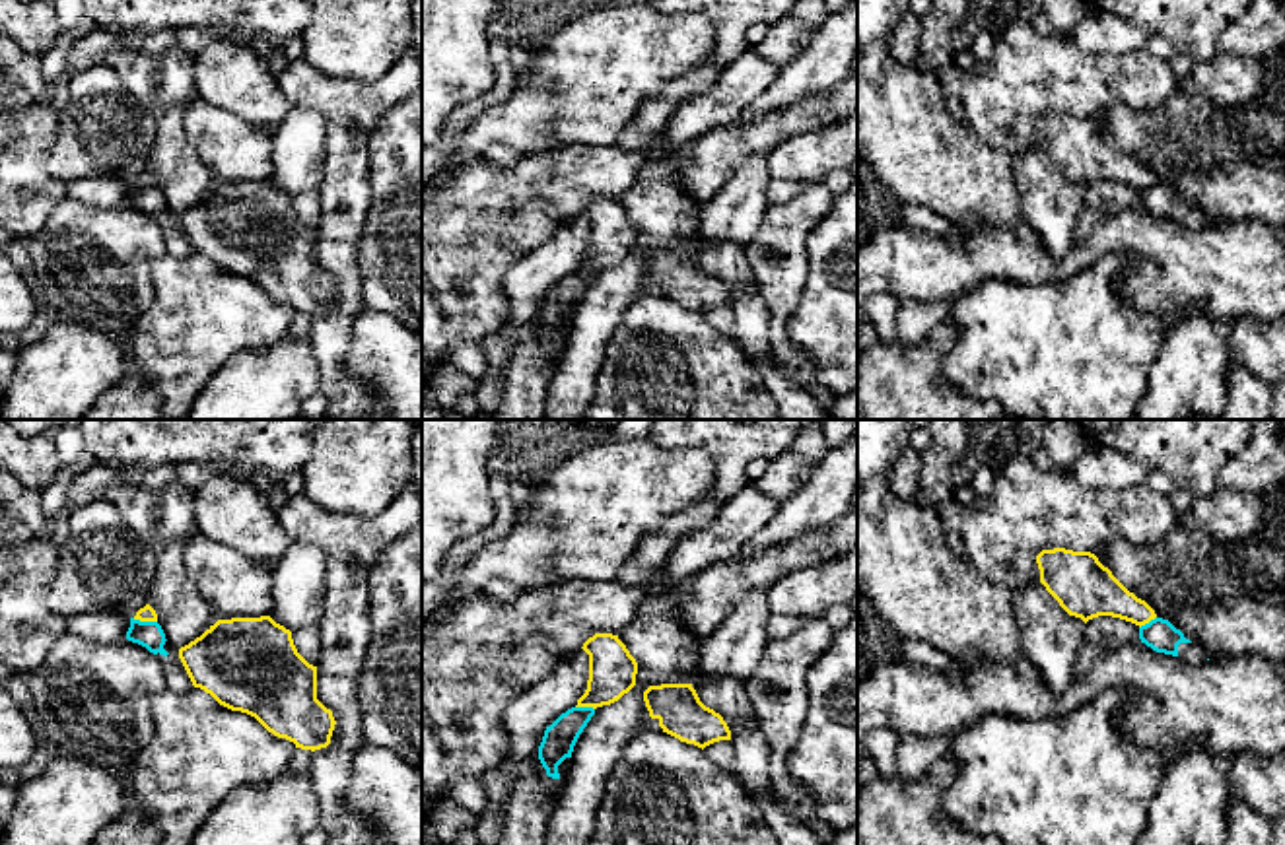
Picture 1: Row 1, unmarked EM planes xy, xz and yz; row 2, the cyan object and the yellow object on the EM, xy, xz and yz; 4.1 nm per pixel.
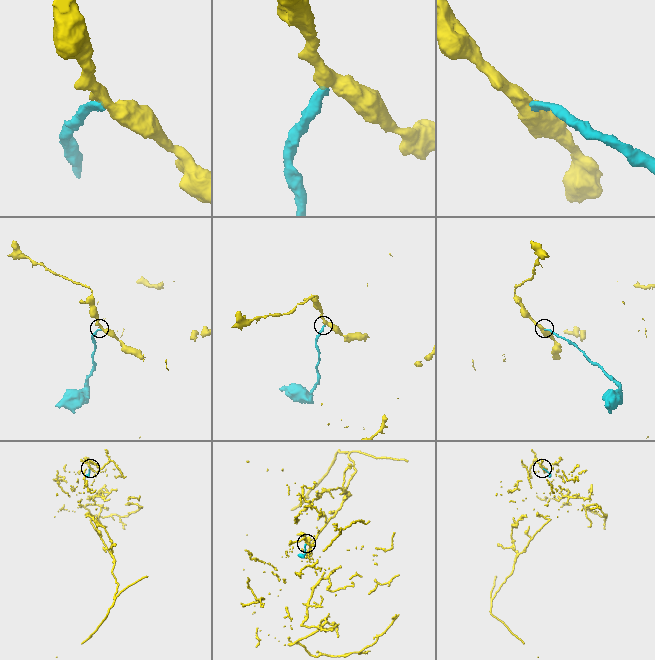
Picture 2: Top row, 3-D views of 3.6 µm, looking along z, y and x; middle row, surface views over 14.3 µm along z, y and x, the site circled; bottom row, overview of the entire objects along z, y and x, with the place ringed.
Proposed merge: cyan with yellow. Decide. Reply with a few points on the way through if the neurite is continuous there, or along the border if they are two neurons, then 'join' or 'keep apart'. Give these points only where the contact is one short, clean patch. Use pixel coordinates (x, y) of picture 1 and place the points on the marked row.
border along xy (133, 618), (156, 622); keep apart

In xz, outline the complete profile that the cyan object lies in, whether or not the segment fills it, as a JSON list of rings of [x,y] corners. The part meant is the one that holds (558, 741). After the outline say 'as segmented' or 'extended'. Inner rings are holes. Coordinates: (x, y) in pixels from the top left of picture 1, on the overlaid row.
[[[572,707],[546,727],[538,760],[548,777],[560,779],[558,765],[572,758],[573,746],[593,715],[593,707]]]; as segmented

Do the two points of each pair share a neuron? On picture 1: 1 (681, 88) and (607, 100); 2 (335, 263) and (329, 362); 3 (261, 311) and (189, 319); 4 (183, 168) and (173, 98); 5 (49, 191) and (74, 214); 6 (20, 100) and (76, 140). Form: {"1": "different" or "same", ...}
{"1": "different", "2": "same", "3": "same", "4": "same", "5": "different", "6": "different"}

